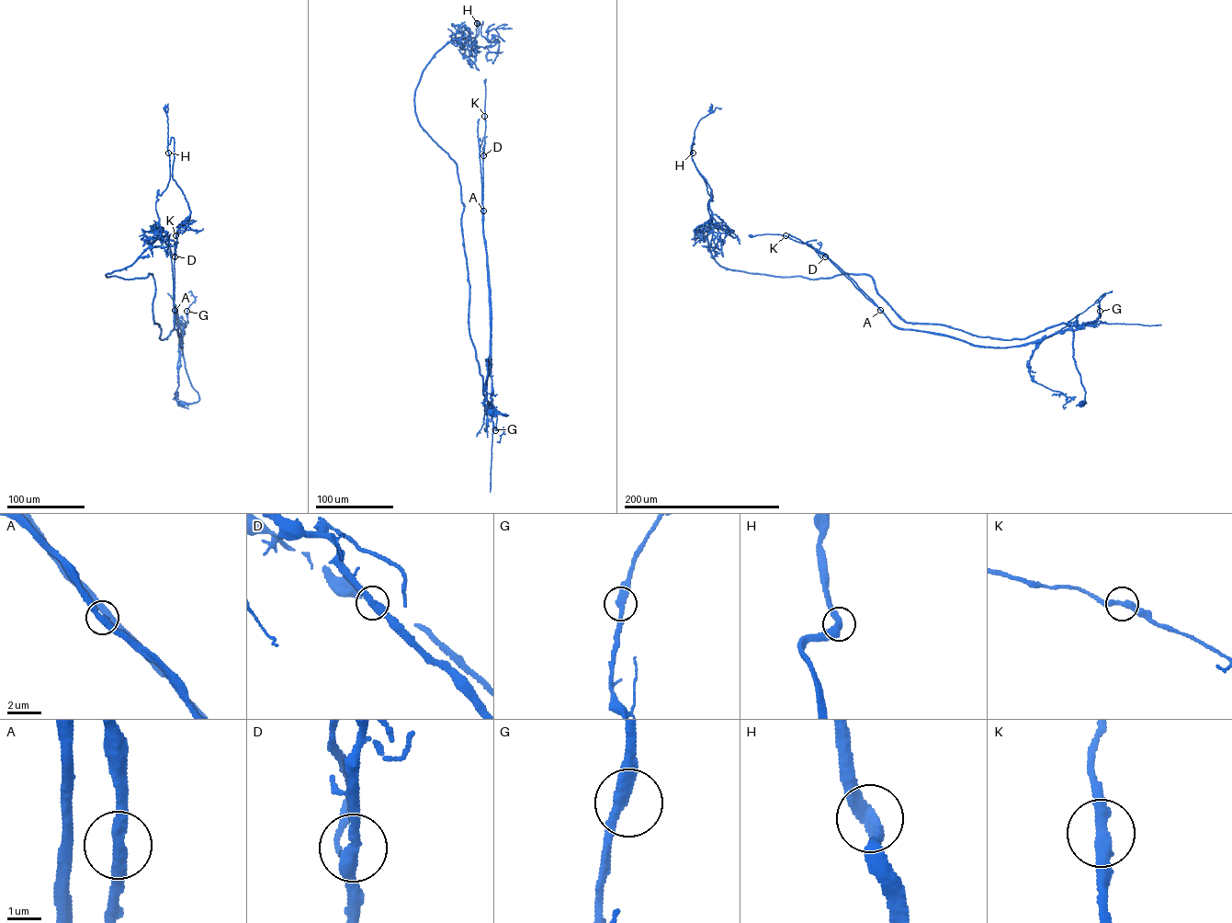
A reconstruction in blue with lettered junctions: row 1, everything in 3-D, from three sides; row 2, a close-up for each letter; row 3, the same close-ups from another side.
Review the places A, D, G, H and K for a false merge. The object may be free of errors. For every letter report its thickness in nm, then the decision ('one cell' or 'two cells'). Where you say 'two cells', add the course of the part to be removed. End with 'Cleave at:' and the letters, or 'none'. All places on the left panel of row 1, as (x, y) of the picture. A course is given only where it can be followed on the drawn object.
A: calibre 340 nm; one cell
D: calibre 400 nm; one cell
G: calibre 380 nm; one cell
H: calibre 360 nm; one cell
K: calibre 360 nm; one cell
Cleave at: none

